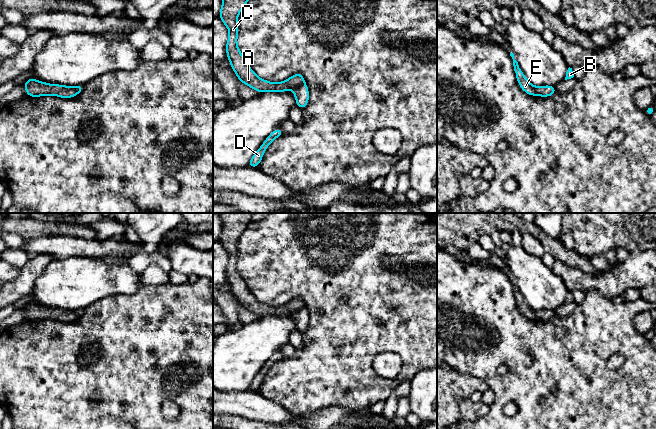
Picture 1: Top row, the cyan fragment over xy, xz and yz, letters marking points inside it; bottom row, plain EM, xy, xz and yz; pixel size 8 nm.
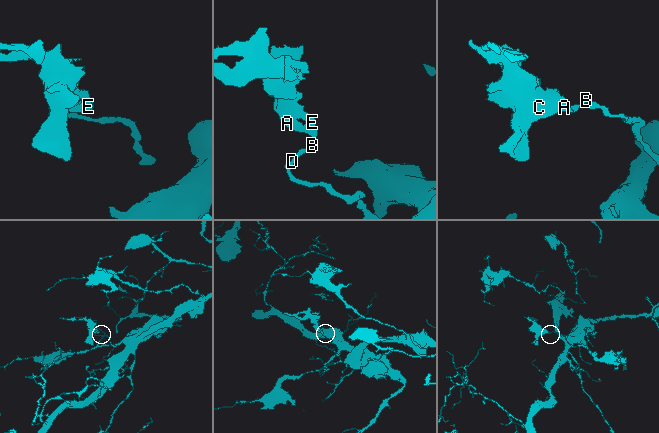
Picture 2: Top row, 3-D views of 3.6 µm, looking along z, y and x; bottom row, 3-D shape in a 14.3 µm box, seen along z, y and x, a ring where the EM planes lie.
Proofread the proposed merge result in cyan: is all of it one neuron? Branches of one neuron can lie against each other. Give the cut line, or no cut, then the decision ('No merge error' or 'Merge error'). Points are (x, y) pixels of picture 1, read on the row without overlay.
Split along xz (304, 306), (293, 313). Merge error

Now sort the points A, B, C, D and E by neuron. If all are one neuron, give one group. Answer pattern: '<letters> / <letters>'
A C E / B D

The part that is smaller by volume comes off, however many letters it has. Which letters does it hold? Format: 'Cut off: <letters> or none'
Cut off: A, C, E

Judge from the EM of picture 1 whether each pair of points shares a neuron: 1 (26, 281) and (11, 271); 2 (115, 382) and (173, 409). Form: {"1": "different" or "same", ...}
{"1": "different", "2": "different"}

